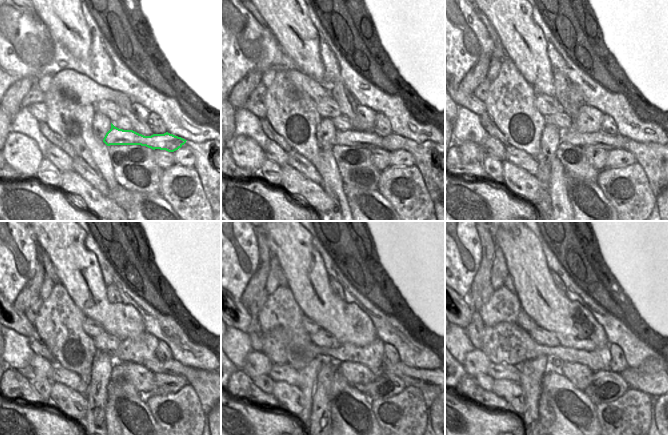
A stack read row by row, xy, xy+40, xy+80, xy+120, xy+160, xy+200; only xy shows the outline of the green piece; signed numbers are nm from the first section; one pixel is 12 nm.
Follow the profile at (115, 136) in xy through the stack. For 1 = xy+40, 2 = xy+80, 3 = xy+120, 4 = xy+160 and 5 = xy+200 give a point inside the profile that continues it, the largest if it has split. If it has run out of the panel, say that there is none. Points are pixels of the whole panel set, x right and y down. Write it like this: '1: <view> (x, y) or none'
1: xy+40 (392, 142)
2: xy+80 (599, 140)
3: xy+120 (173, 367)
4: xy+160 (417, 378)
5: xy+200 (648, 383)

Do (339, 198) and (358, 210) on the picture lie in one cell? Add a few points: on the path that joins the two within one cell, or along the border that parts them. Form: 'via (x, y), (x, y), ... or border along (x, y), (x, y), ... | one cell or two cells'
border along (342, 184), (347, 204), (351, 210) | two cells

